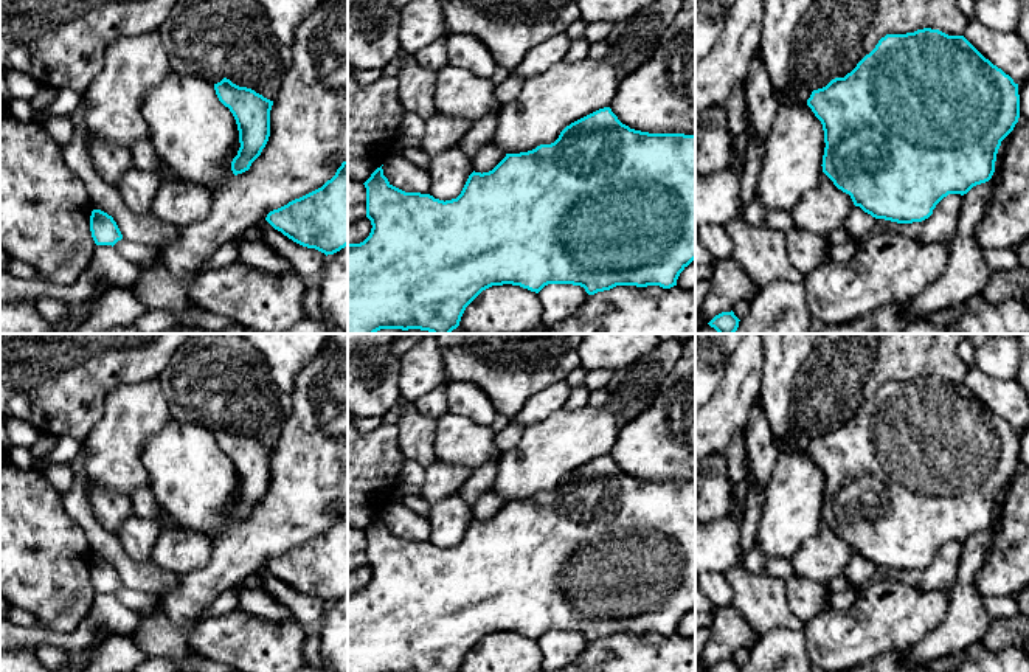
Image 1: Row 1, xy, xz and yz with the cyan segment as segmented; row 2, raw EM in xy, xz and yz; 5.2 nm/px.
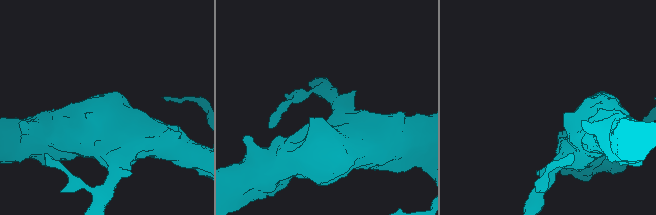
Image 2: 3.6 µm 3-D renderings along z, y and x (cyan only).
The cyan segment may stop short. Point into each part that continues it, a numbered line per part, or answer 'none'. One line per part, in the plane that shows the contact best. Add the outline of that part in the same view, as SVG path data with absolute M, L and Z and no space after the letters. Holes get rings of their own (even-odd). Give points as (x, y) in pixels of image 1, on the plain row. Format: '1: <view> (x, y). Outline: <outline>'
1: yz (784, 353). Outline: M762 334L765 346L760 400L765 417L778 439L792 439L807 450L812 439L790 430L790 394L795 374L810 352L813 334Z

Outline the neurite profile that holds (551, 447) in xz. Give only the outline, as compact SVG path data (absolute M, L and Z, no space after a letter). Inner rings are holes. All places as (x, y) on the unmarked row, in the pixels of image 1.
M605 407L554 410L526 425L520 442L501 453L492 489L506 501L551 492L571 470L608 455L624 424Z

